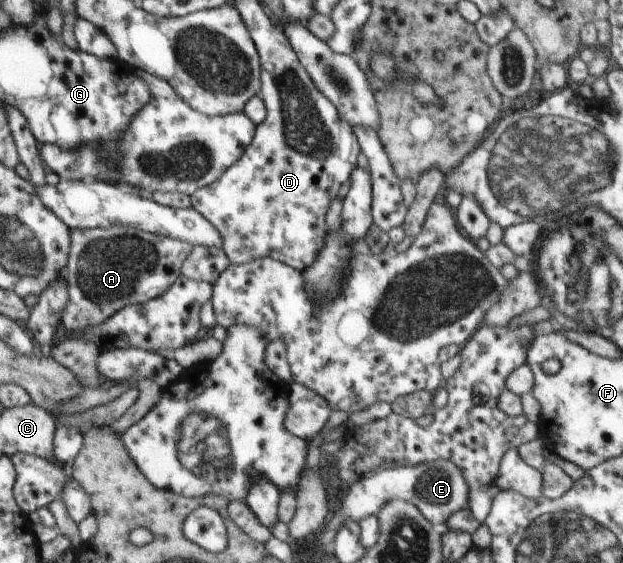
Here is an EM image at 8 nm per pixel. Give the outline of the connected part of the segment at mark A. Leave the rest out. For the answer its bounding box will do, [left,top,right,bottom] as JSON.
[62,225,195,333]

